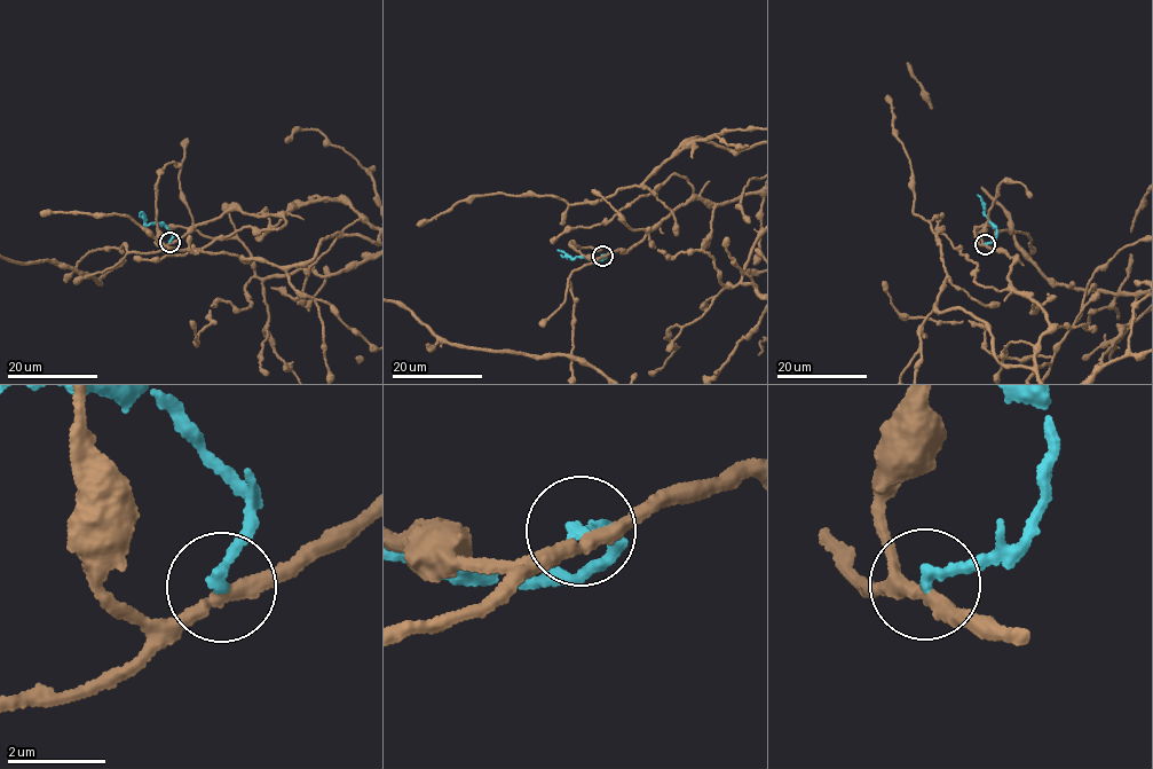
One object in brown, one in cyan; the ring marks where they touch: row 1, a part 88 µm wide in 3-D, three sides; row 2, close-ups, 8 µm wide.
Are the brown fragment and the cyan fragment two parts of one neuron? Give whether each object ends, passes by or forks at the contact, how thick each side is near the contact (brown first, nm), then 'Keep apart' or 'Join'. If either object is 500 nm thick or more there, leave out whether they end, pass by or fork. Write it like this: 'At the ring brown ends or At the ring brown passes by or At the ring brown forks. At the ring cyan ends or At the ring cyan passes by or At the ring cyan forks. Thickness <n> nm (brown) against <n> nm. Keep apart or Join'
At the ring brown passes by. At the ring cyan ends. Thickness 280 nm (brown) against 240 nm. Keep apart

